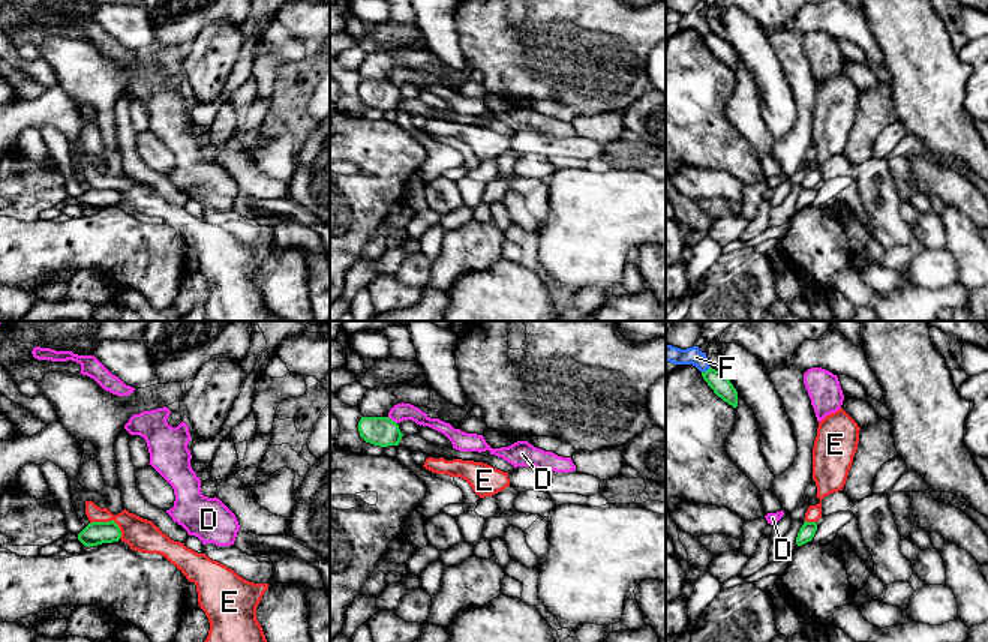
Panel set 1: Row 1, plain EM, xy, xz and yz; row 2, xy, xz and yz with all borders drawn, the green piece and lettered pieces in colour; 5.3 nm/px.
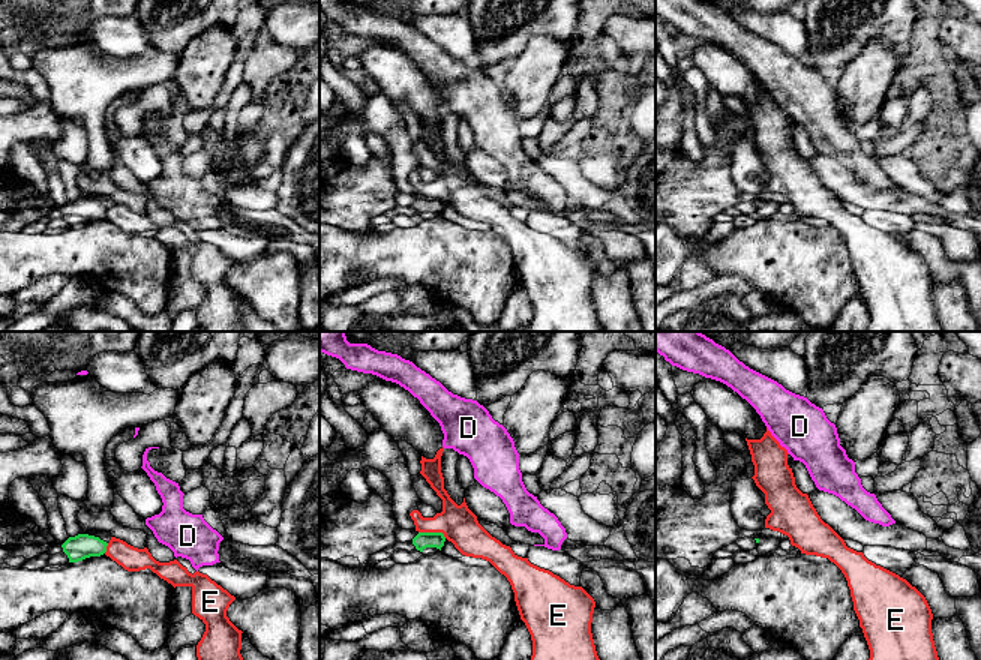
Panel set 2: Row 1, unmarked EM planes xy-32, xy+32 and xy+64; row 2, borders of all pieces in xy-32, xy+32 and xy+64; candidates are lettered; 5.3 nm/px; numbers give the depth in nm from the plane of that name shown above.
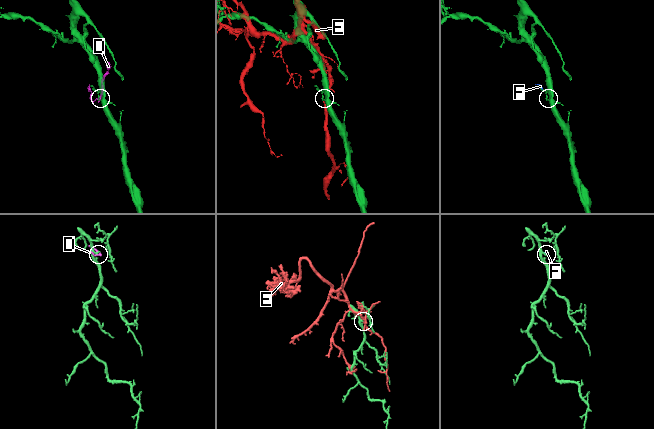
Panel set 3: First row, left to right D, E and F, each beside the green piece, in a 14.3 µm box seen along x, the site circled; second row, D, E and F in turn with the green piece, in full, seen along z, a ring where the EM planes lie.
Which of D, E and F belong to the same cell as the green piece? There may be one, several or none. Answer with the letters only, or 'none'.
none

